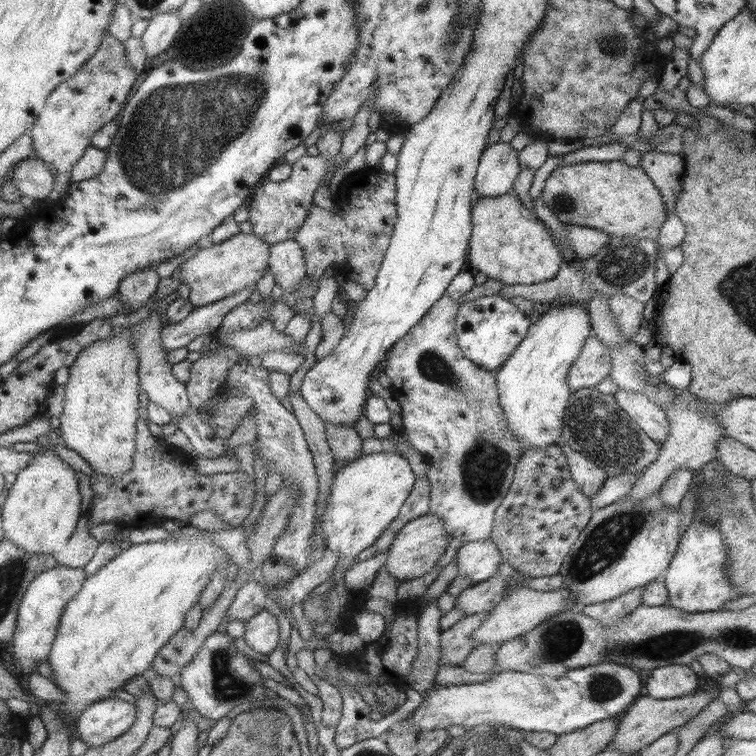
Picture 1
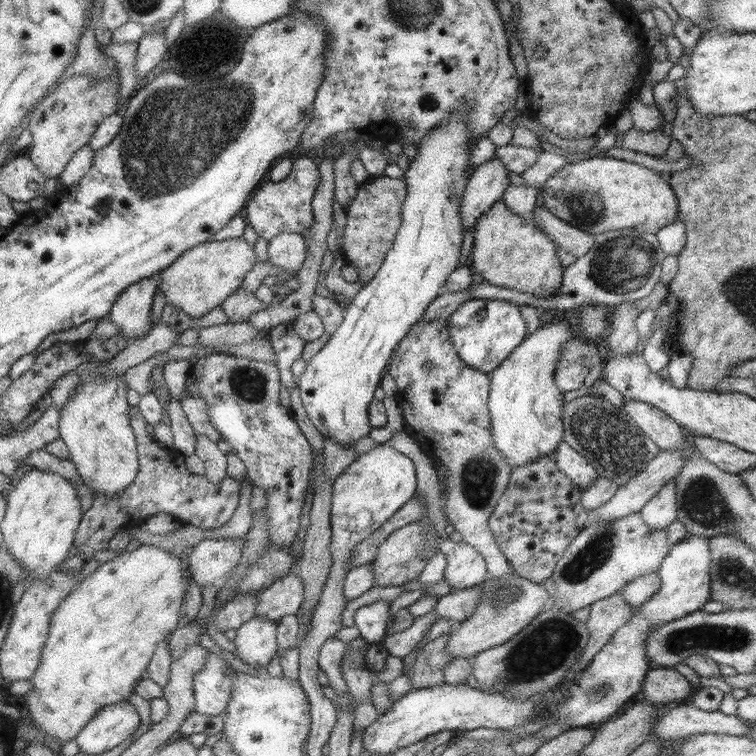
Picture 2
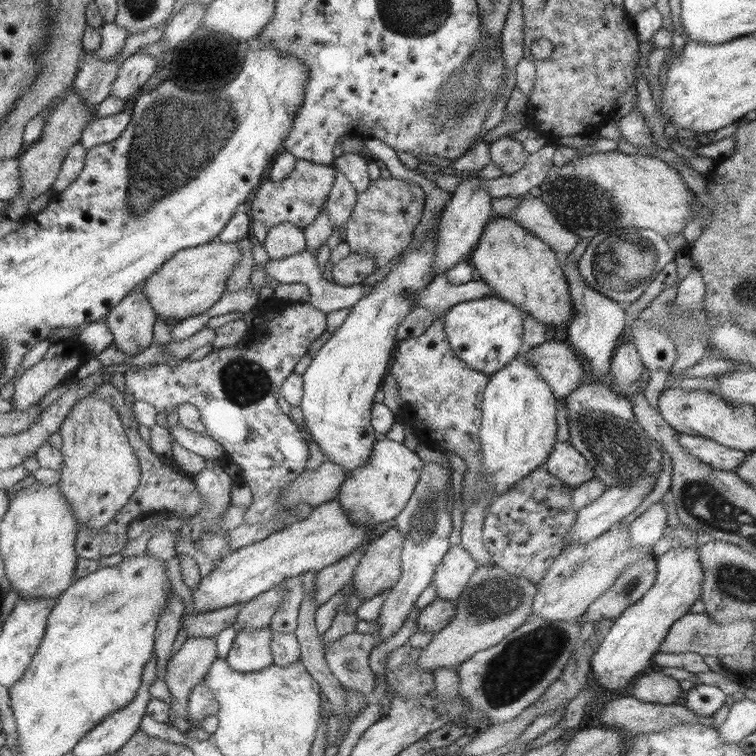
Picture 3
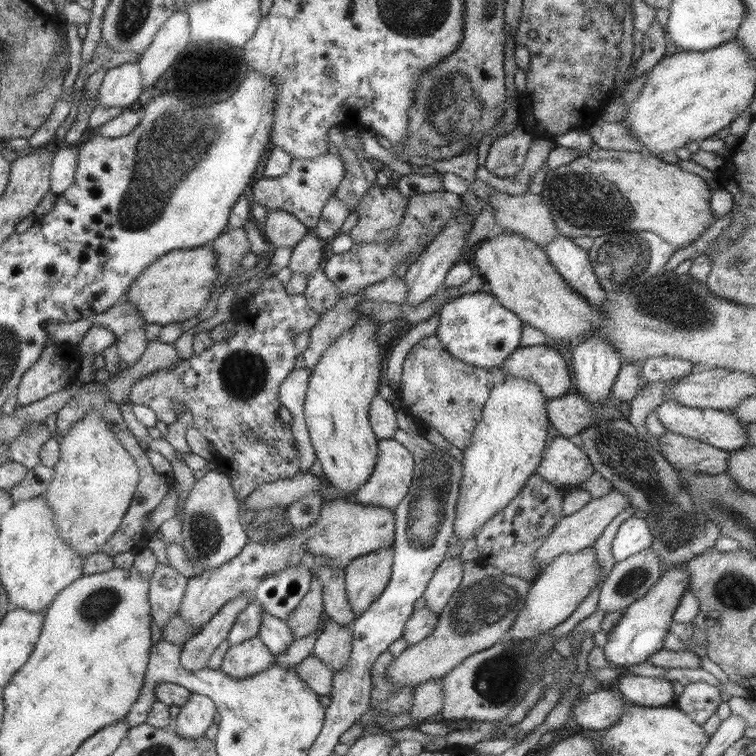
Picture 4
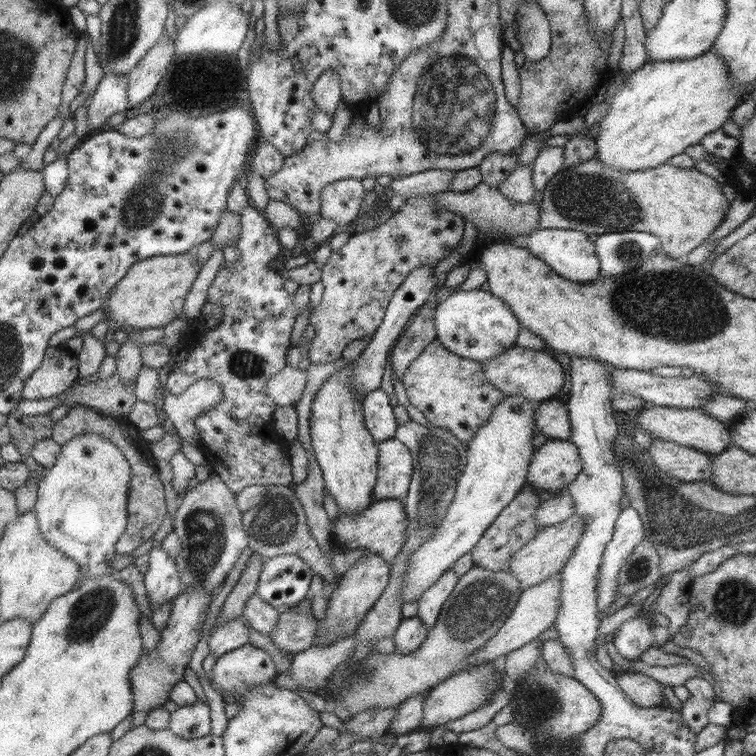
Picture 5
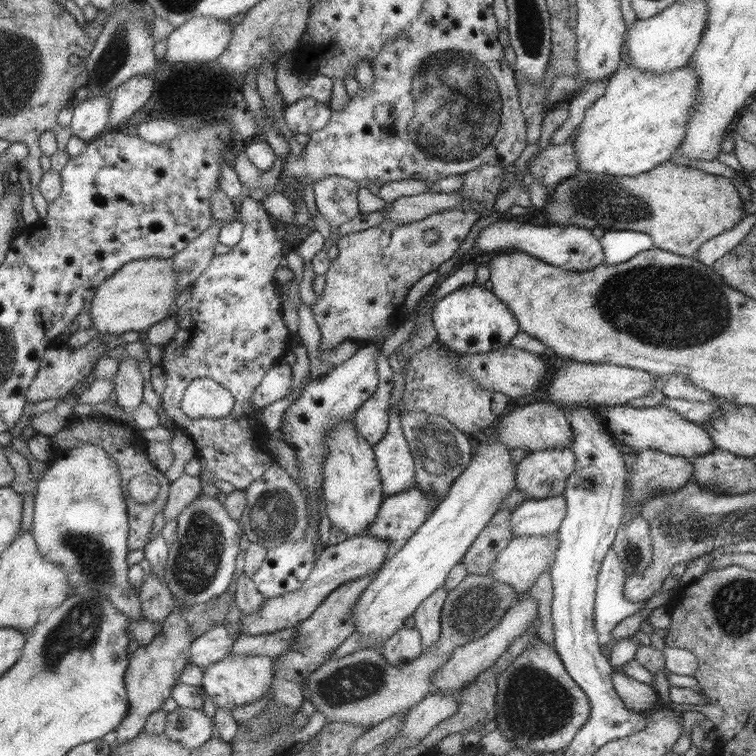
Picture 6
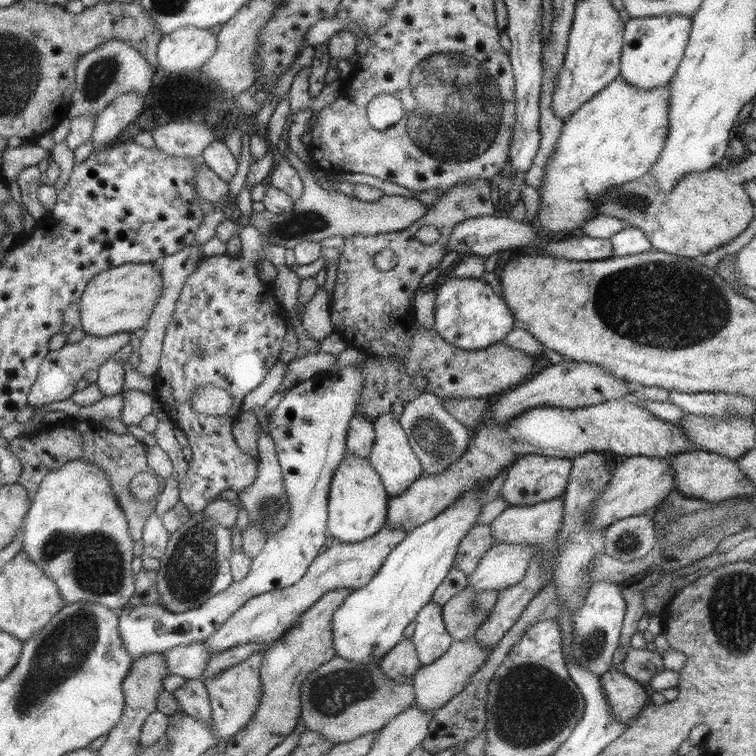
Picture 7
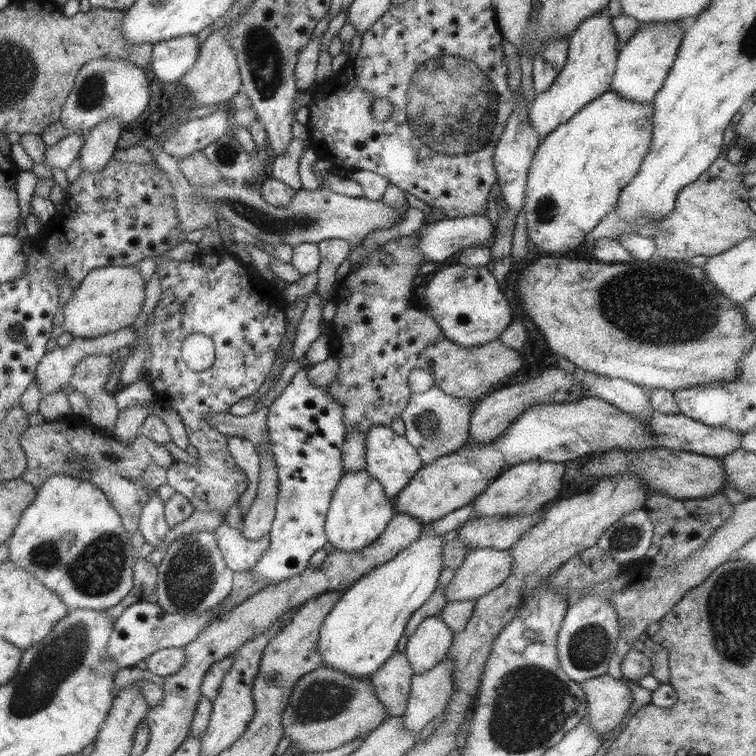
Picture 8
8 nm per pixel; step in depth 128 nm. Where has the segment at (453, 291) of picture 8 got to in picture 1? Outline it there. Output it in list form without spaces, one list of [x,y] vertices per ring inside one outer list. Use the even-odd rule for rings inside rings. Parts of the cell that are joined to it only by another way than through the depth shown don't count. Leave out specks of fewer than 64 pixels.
[[[499,294],[483,296],[459,305],[454,326],[455,338],[465,358],[483,370],[496,371],[525,337],[530,324],[529,316],[525,316],[510,299]]]

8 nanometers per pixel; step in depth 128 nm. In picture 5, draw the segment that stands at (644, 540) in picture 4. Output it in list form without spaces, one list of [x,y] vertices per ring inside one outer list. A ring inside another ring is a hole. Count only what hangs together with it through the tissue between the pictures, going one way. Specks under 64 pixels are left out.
[[[630,505],[620,509],[611,540],[602,550],[599,577],[596,580],[596,606],[599,613],[602,613],[602,618],[610,616],[609,606],[616,599],[617,583],[614,579],[619,572],[619,568],[623,566],[627,555],[631,553],[631,549],[645,538],[642,522],[637,511]]]

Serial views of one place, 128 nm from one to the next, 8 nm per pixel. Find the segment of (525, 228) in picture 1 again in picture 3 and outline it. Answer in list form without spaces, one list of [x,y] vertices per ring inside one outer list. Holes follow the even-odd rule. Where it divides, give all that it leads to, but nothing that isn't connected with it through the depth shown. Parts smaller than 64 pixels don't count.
[[[494,217],[489,218],[484,225],[483,232],[474,247],[475,249],[471,252],[471,264],[473,264],[476,277],[495,290],[497,297],[511,302],[524,314],[529,314],[531,318],[535,318],[537,322],[545,326],[561,326],[561,324],[567,326],[569,324],[571,314],[573,314],[569,286],[560,268],[560,261],[545,242],[508,217]]]

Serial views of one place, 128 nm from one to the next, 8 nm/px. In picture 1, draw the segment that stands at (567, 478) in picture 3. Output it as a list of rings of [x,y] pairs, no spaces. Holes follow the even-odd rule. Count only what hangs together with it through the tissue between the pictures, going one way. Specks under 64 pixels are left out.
[[[560,441],[559,445],[577,489],[585,496],[595,495],[601,487],[601,483],[607,478],[607,474],[593,460],[589,460],[587,456],[569,448],[567,443]]]

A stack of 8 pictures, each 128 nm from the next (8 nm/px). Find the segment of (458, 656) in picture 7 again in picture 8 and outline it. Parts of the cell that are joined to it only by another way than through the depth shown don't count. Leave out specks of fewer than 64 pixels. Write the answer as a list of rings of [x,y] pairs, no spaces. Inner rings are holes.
[[[445,658],[423,674],[410,679],[410,694],[402,714],[403,730],[418,734],[435,716],[440,716],[452,694],[452,665]]]

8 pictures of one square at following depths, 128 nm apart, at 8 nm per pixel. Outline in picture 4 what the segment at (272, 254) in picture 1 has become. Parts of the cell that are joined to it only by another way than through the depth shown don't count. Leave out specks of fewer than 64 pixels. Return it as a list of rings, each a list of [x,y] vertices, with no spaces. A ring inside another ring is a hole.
[[[283,210],[268,212],[260,228],[263,237],[273,245],[273,248],[289,247],[290,249],[301,240],[308,229],[297,218]]]

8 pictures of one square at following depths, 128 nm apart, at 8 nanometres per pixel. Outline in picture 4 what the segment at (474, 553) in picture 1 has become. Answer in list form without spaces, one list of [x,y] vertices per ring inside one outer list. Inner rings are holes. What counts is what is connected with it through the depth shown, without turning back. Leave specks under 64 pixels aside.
[[[448,554],[438,565],[422,597],[425,600],[425,608],[435,615],[441,613],[449,598],[455,593],[463,576],[463,560],[459,554]]]

